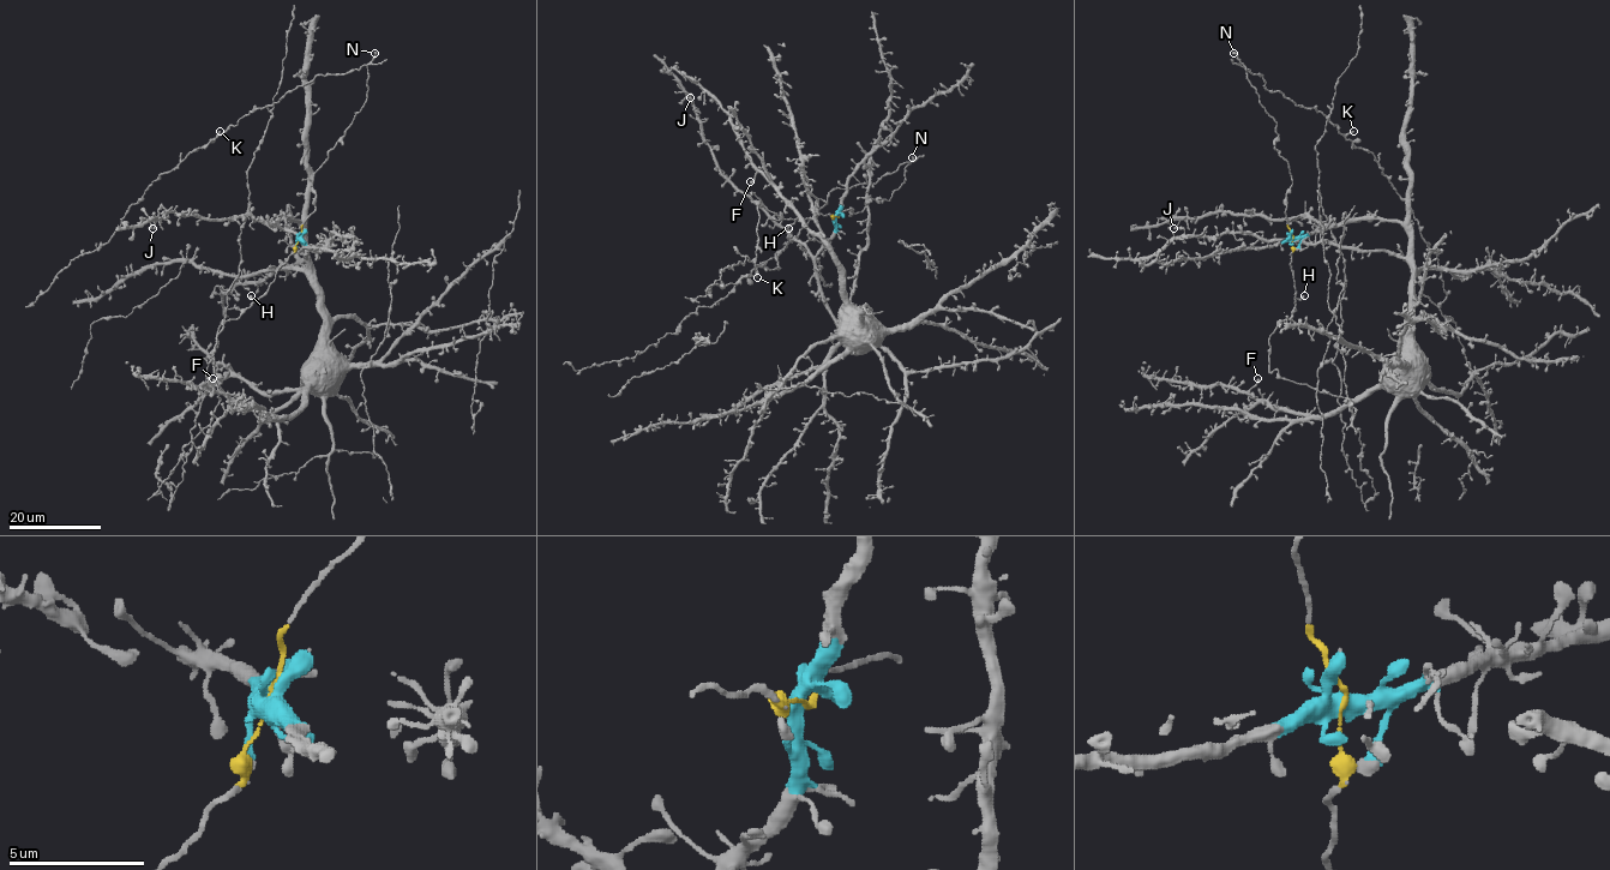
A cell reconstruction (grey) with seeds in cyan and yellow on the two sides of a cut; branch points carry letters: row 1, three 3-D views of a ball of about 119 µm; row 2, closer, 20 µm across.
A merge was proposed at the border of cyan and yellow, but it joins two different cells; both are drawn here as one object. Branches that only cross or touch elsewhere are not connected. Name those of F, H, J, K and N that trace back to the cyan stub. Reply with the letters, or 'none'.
F, J

